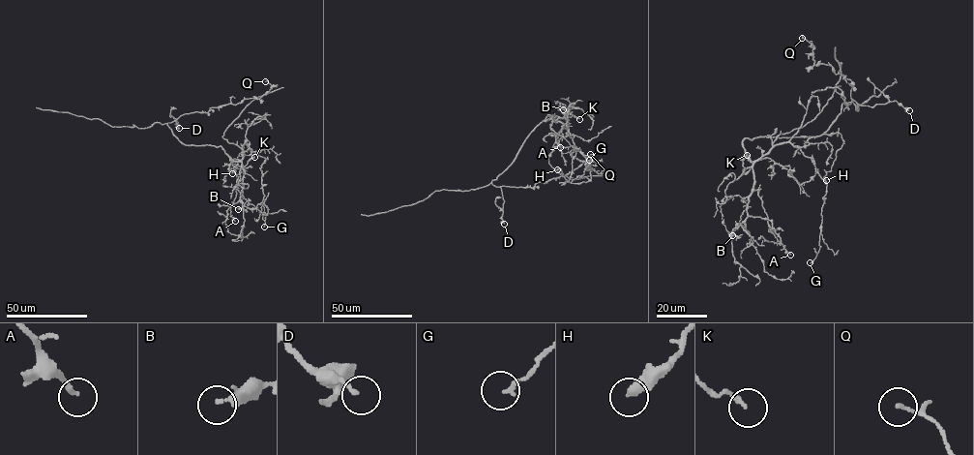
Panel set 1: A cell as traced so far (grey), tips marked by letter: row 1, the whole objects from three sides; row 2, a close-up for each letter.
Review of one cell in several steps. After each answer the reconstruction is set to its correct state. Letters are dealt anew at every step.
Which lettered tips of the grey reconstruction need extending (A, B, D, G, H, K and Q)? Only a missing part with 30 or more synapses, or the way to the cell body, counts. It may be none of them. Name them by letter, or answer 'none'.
none

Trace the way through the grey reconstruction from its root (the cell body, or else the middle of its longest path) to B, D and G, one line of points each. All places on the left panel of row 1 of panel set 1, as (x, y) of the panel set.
B: (197, 145), (221, 146), (232, 159), (241, 163), (244, 176), (240, 200), (243, 206), (238, 209)
D: (197, 145), (183, 144), (166, 123), (175, 121), (179, 128)
G: (197, 145), (221, 146), (235, 161), (240, 161), (249, 148), (265, 159), (260, 168), (264, 227)

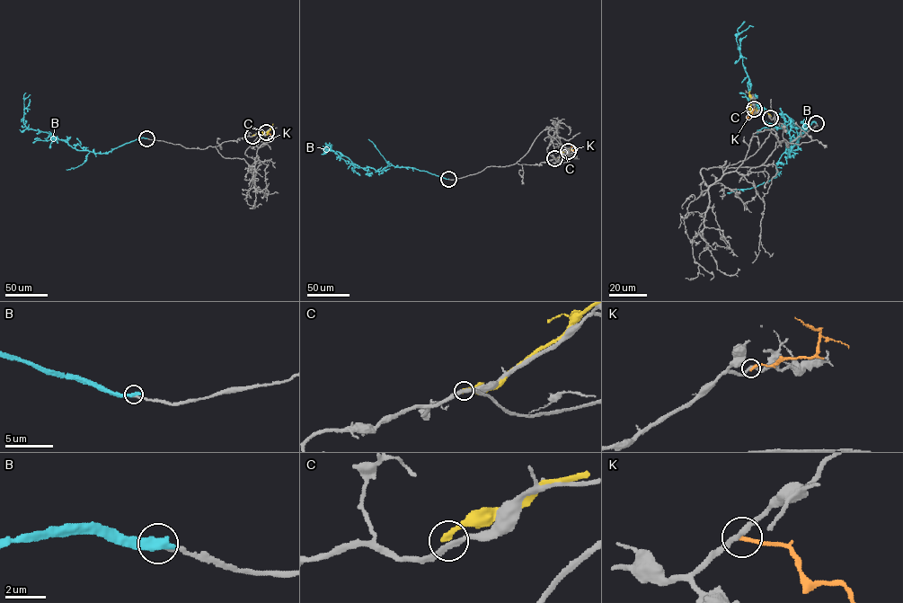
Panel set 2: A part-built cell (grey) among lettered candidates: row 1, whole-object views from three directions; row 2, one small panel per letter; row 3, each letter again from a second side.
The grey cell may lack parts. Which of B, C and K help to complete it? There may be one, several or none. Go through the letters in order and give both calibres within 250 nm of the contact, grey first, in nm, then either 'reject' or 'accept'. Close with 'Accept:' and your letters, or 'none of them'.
B: calibres 240 and 480 nm; reject
C: calibres 240 and 300 nm; reject
K: calibres 240 and 200 nm; reject
Accept: none of them

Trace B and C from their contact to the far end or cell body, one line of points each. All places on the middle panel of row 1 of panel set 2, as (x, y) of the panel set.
B: (448, 179), (409, 167), (390, 165), (378, 171), (355, 167), (340, 153), (325, 149), (326, 143), (332, 151)
C: (554, 158), (569, 149), (575, 149)

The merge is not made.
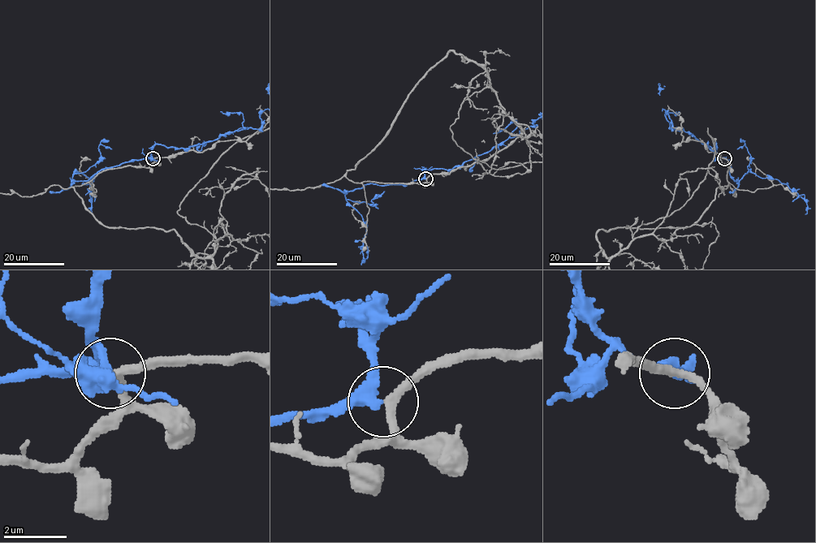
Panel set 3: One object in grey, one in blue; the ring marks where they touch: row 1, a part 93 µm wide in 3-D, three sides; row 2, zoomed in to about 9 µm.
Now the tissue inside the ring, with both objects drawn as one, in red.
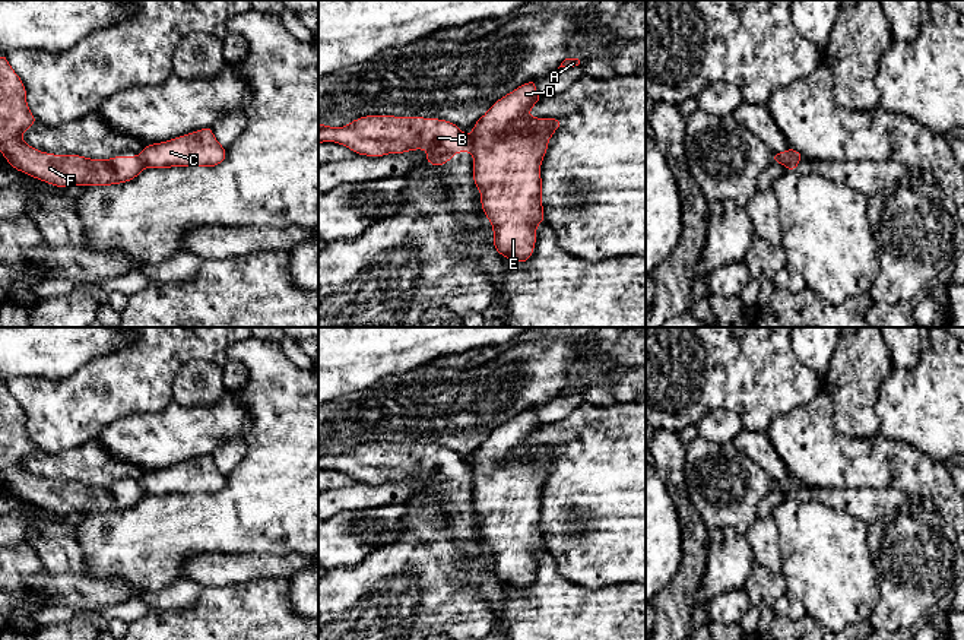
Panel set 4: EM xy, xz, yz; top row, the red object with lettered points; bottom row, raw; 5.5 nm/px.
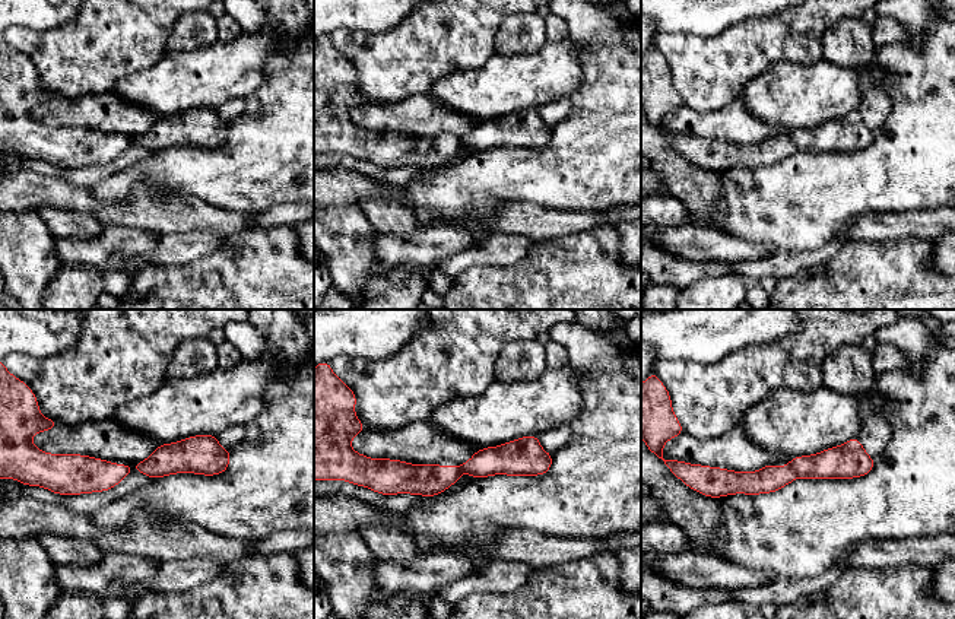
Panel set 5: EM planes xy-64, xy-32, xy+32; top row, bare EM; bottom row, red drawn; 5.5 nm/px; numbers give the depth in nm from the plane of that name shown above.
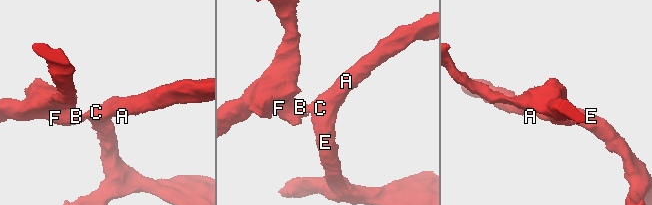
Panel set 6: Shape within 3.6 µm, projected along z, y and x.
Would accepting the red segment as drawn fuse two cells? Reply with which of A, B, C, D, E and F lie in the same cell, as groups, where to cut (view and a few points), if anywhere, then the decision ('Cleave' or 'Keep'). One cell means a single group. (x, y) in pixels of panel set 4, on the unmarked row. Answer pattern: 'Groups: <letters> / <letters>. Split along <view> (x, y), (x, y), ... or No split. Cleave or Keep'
Groups: A C D E / B F. Split along xz (468, 465), (472, 478). Cleave

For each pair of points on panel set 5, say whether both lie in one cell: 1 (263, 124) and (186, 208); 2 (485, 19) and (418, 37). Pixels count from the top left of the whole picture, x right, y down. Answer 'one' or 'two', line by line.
1: two
2: one

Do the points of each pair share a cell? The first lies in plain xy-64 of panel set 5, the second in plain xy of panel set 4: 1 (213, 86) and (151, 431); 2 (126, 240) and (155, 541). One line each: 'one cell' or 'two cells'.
1: one cell
2: two cells

